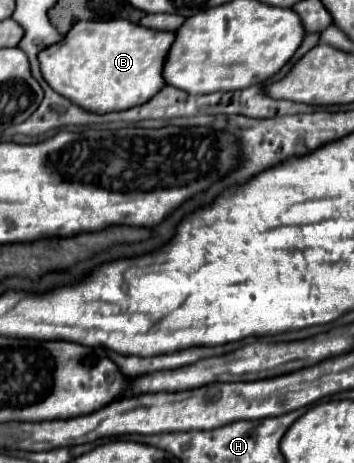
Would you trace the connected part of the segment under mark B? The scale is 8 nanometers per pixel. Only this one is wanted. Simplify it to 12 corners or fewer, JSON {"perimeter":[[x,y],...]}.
{"perimeter":[[78,21],[46,83],[110,113],[152,99],[176,31]]}

